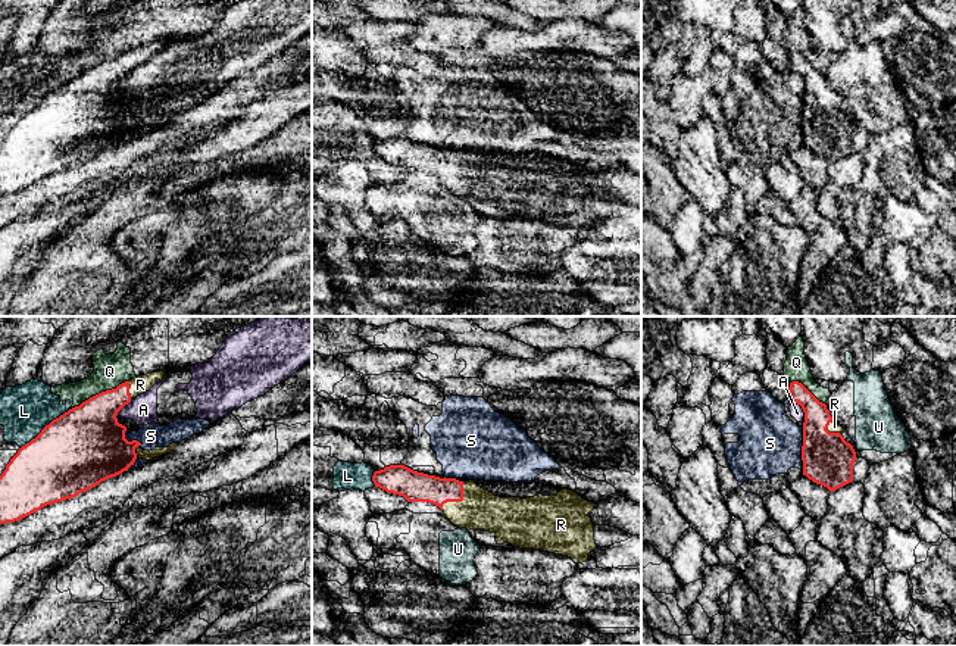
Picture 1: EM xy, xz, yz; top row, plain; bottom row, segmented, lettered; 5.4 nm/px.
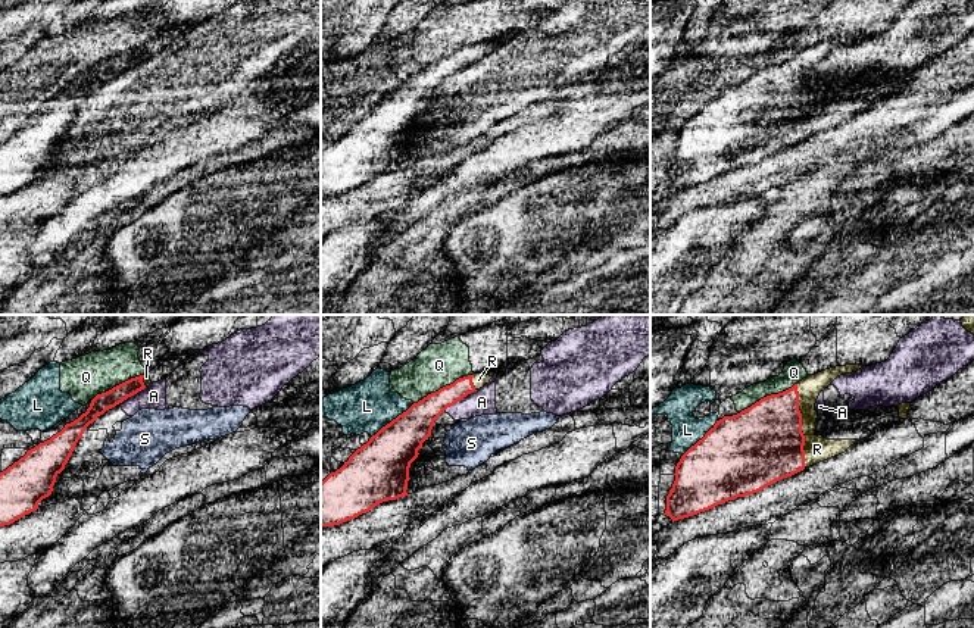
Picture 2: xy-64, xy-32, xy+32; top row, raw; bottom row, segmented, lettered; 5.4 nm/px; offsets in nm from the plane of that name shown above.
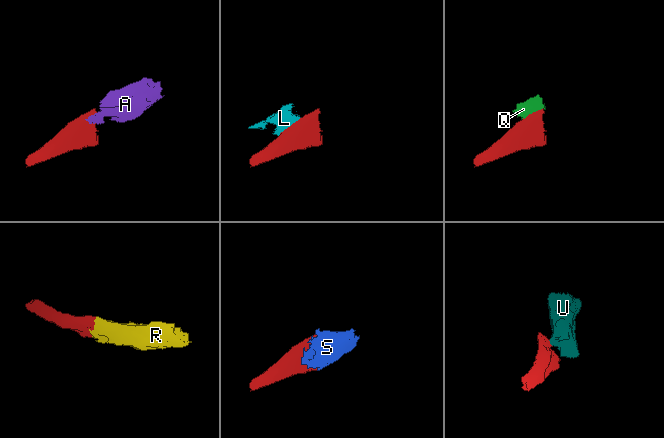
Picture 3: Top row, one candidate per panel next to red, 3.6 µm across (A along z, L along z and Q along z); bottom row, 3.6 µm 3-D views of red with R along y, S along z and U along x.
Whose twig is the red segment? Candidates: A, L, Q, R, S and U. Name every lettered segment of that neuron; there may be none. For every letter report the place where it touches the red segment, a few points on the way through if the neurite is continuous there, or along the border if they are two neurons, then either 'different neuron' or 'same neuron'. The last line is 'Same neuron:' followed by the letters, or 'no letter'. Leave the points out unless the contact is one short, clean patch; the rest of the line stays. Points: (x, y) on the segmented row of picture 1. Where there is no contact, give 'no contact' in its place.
A: yz (799, 403) | along yz (789, 398), (800, 406), (805, 415) | different neuron
L: xy (44, 427) | along xy (69, 409), (53, 418), (21, 448) | different neuron
Q: xy (102, 392) | along xy (128, 380), (102, 390), (72, 408) | different neuron
R: xz (459, 501) | same neuron
S: yz (802, 449) | different neuron
U: yz (825, 408) | along yz (825, 405), (828, 411) | different neuron
Same neuron: R

